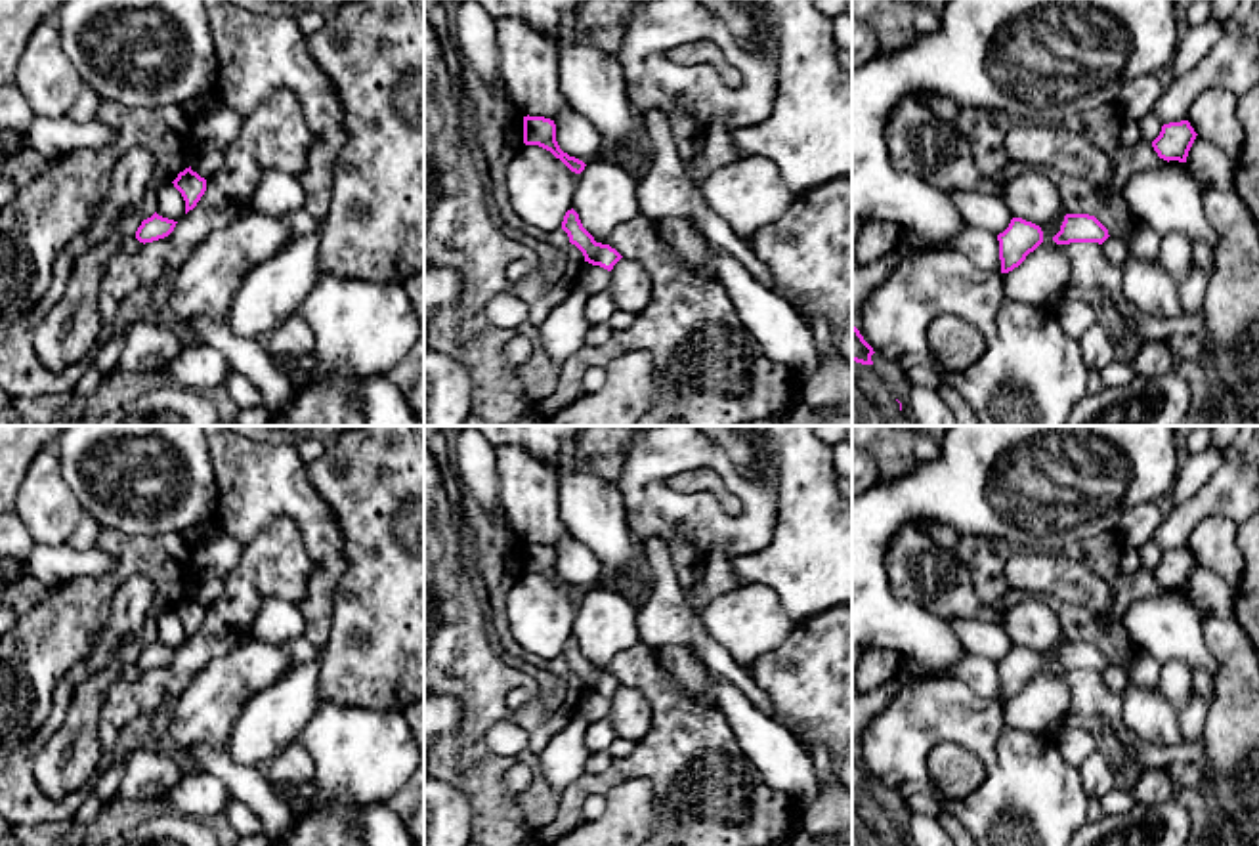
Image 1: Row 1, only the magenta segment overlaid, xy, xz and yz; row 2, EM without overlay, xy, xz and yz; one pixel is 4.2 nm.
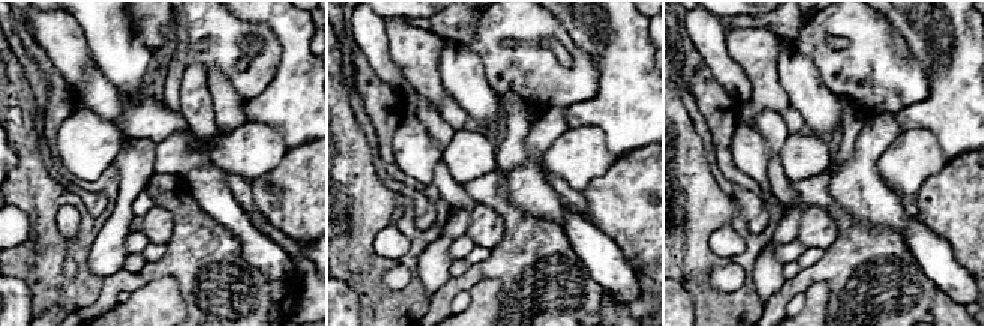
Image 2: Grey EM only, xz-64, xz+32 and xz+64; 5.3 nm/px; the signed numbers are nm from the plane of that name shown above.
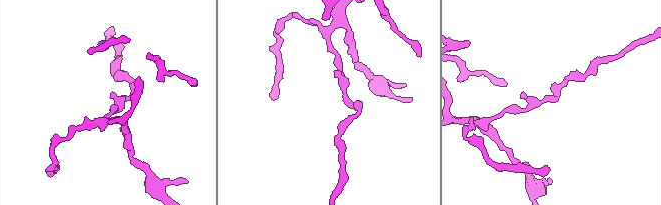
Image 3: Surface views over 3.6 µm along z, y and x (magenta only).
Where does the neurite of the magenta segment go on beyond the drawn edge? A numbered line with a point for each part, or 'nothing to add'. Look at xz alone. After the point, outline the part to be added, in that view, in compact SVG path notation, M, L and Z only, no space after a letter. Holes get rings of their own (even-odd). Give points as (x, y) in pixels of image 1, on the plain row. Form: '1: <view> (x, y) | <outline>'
nothing to add

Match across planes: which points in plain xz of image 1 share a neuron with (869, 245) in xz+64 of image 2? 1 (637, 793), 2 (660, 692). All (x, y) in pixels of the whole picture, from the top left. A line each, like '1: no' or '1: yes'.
1: no
2: yes

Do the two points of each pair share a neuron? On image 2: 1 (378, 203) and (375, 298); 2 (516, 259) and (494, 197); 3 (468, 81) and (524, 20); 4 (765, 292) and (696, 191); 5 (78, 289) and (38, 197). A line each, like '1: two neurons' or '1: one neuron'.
1: one neuron
2: one neuron
3: two neurons
4: two neurons
5: one neuron

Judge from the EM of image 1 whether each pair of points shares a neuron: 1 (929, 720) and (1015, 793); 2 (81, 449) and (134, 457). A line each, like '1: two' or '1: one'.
1: one
2: one

